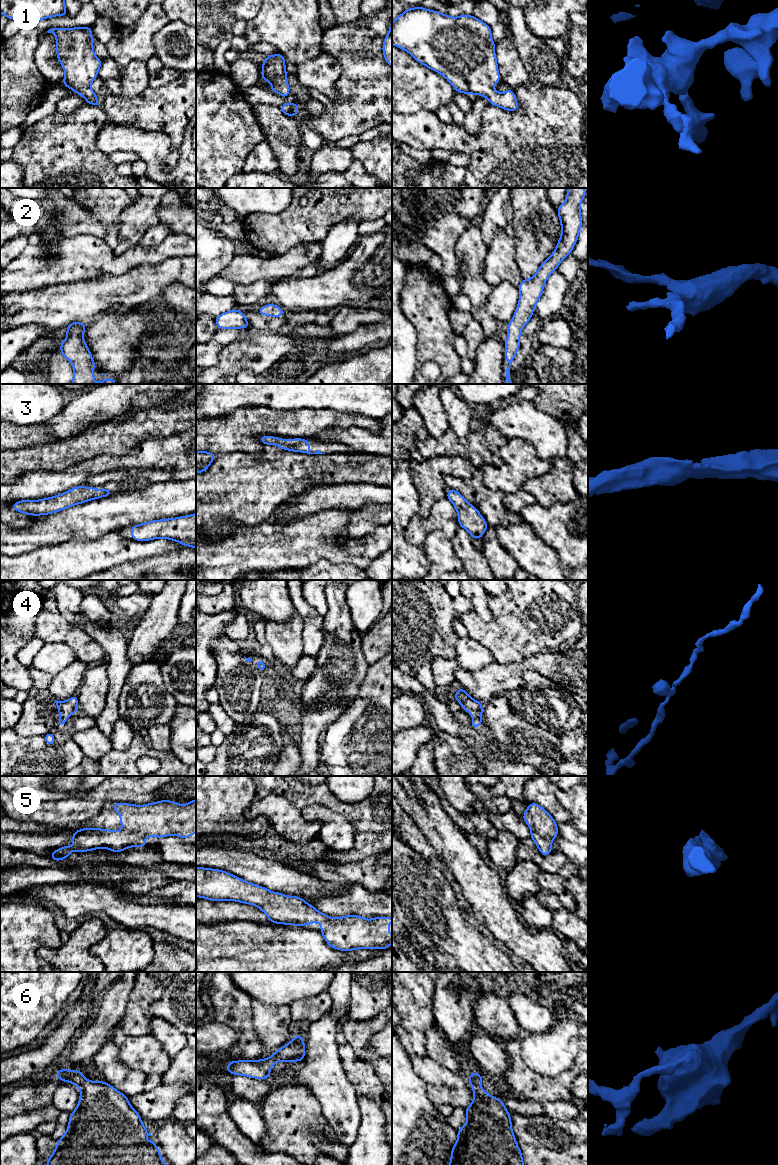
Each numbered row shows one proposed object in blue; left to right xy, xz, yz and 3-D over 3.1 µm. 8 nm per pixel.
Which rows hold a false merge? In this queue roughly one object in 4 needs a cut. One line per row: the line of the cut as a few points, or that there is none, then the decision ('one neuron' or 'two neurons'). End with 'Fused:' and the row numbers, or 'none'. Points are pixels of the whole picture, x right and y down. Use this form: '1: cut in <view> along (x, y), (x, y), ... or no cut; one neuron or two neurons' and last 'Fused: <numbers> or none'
1: no cut; one neuron
2: no cut; one neuron
3: no cut; one neuron
4: no cut; one neuron
5: no cut; one neuron
6: no cut; one neuron
Fused: none

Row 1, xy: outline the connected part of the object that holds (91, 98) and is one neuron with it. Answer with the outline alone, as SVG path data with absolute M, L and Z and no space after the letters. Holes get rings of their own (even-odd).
M90 26L51 28L47 32L56 36L57 59L65 71L61 83L83 96L87 104L100 105L91 83L98 76L102 60L94 54Z

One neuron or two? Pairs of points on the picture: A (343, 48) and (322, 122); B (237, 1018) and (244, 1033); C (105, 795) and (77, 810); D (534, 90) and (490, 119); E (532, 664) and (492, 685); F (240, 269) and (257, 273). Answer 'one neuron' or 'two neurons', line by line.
A: one neuron
B: one neuron
C: one neuron
D: one neuron
E: one neuron
F: one neuron

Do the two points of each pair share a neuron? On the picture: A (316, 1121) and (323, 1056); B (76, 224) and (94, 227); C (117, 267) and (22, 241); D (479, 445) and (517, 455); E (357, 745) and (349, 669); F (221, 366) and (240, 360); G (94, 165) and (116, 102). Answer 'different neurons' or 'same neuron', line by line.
A: different neurons
B: same neuron
C: different neurons
D: different neurons
E: different neurons
F: same neuron
G: different neurons

